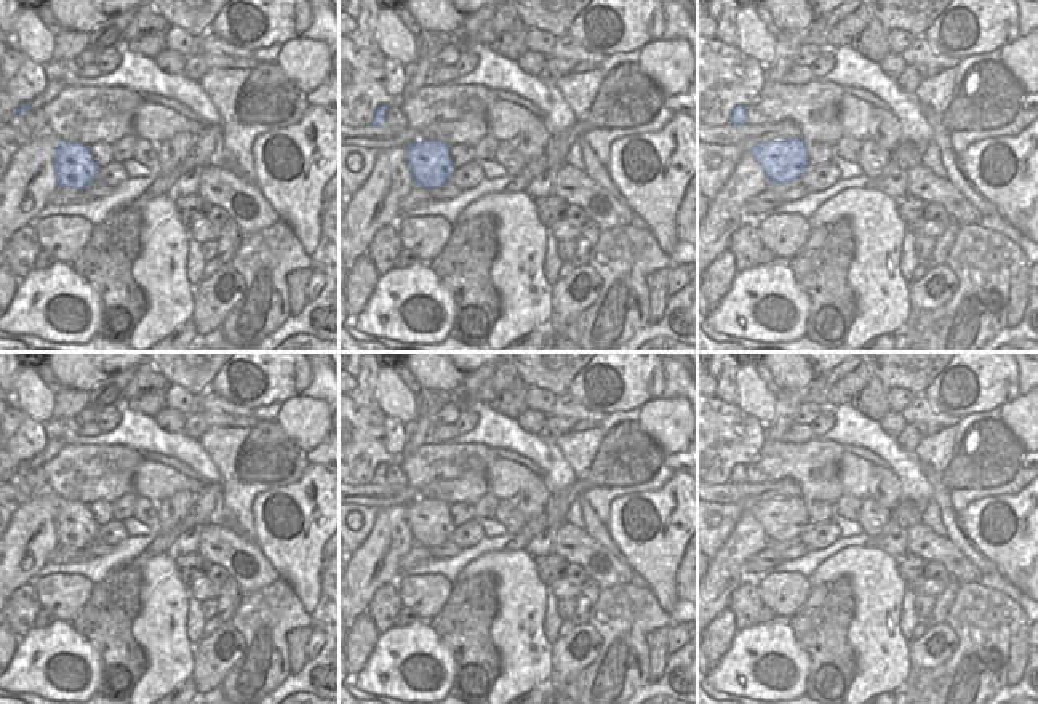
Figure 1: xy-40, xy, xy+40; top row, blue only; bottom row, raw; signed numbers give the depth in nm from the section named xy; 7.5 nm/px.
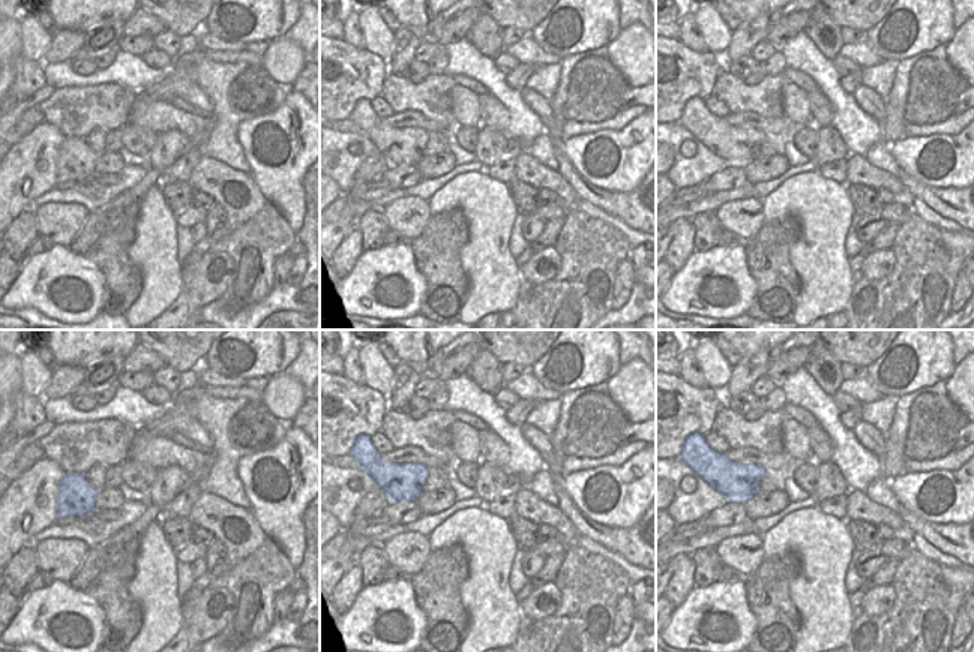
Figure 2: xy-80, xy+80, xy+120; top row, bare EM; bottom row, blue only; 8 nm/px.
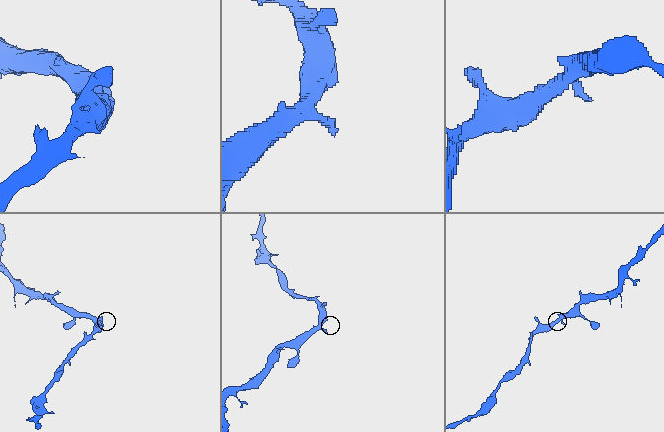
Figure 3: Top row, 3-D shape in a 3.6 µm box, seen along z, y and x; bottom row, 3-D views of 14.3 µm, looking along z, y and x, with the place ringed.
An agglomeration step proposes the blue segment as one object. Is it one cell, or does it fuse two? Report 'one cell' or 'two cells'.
one cell

